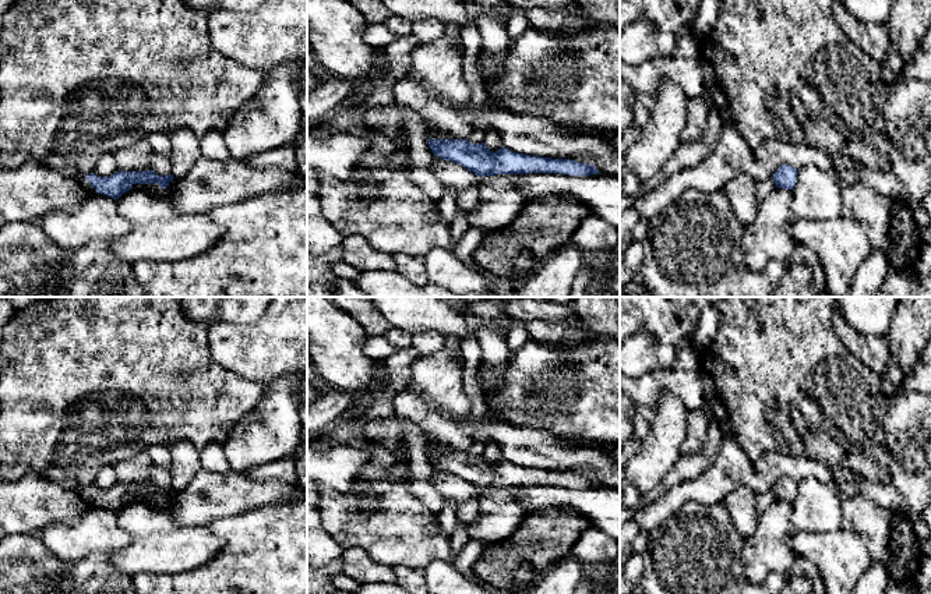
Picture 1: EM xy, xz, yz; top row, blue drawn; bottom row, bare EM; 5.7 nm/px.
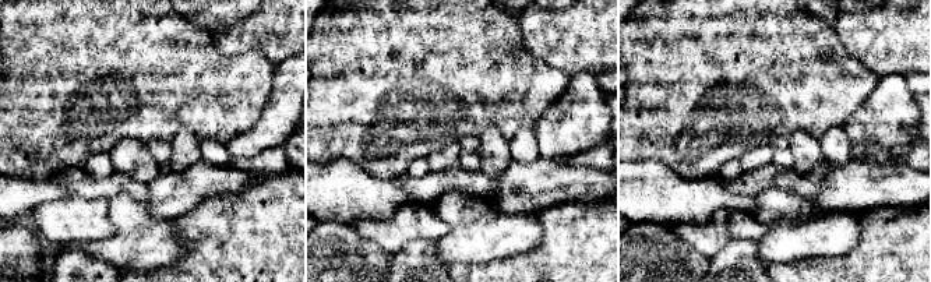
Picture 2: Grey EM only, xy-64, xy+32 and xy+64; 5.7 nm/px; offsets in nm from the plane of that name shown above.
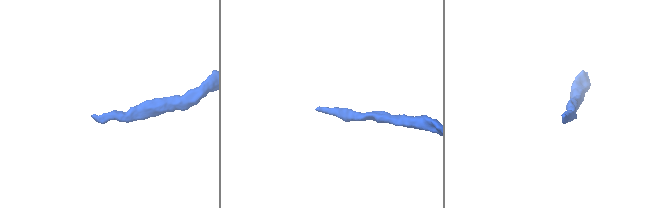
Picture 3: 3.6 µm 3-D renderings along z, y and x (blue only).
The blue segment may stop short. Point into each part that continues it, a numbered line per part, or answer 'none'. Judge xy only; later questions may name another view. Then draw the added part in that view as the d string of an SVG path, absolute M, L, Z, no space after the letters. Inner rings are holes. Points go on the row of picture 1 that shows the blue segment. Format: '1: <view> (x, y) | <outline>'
1: xy (154, 190) | M151 183L151 184L133 184L133 188L144 190L147 191L151 197L162 198L163 188L159 184Z

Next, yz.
1: yz (766, 186) | M765 177L762 180L757 180L755 190L757 190L758 199L762 201L776 190L775 180L772 177Z

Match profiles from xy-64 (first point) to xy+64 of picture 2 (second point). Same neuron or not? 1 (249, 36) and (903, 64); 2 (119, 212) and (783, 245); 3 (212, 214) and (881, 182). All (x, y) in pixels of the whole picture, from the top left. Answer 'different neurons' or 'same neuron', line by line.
1: same neuron
2: same neuron
3: different neurons

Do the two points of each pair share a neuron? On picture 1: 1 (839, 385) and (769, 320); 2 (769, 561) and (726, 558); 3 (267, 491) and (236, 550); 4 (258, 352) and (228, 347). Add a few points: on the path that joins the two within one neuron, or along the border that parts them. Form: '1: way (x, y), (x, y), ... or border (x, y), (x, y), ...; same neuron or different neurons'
1: way (822, 372), (786, 336); same neuron
2: border (744, 538), (741, 559), (743, 573), (747, 579); different neurons
3: border (291, 499), (244, 509), (226, 516); different neurons
4: way (251, 352), (242, 345), (235, 347); same neuron

